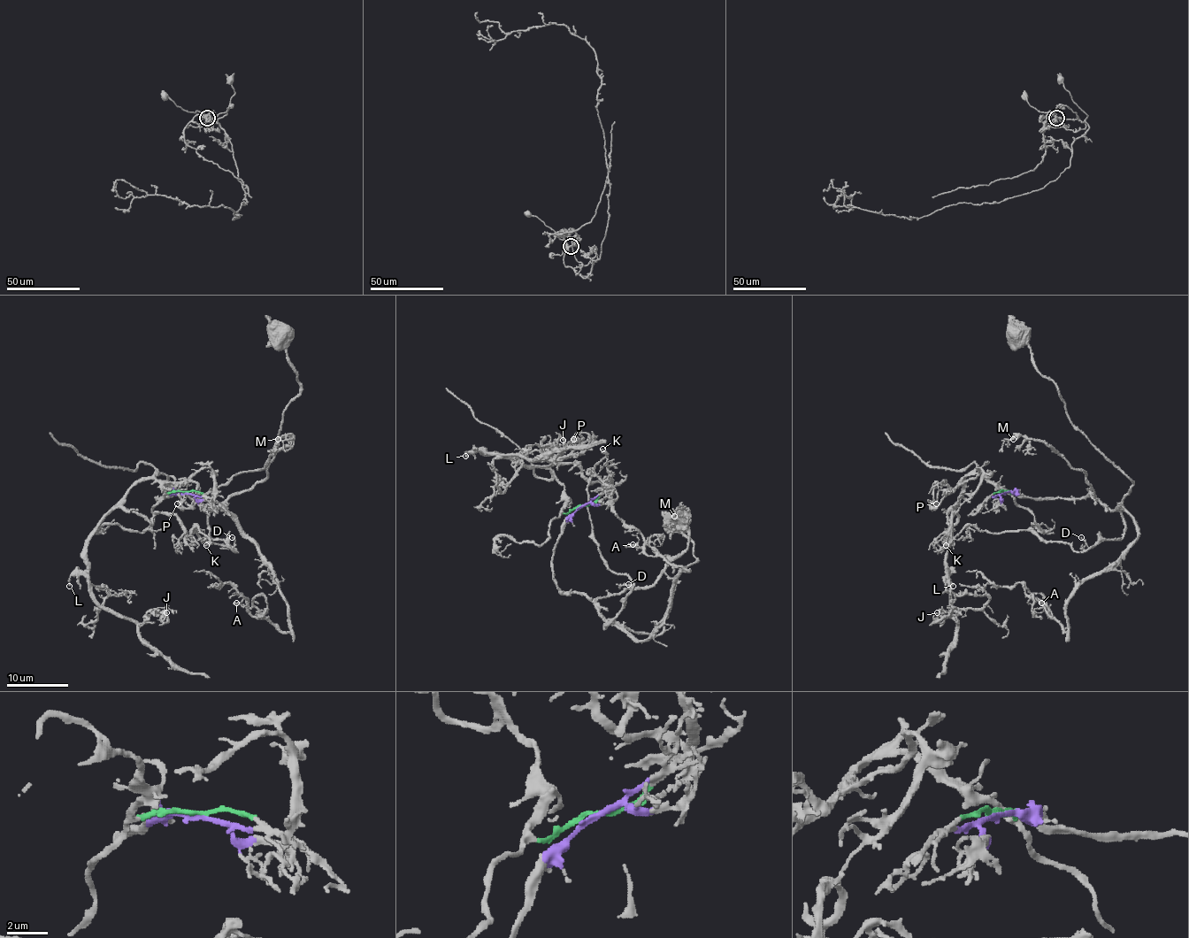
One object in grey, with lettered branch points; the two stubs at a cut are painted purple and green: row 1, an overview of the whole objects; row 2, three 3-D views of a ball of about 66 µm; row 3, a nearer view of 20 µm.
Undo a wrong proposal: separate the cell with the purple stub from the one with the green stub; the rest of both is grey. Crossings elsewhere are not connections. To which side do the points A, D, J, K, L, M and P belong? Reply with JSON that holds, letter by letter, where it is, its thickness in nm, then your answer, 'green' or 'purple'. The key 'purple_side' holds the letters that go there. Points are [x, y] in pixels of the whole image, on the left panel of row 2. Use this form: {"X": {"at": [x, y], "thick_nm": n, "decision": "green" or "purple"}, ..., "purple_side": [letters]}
{"A": {"at": [236, 603], "thick_nm": 180, "decision": "purple"}, "D": {"at": [232, 537], "thick_nm": 140, "decision": "purple"}, "J": {"at": [166, 612], "thick_nm": 150, "decision": "green"}, "K": {"at": [206, 545], "thick_nm": 170, "decision": "purple"}, "L": {"at": [69, 586], "thick_nm": 190, "decision": "green"}, "M": {"at": [278, 439], "thick_nm": 160, "decision": "purple"}, "P": {"at": [177, 503], "thick_nm": 170, "decision": "green"}, "purple_side": ["A", "D", "K", "M"]}

